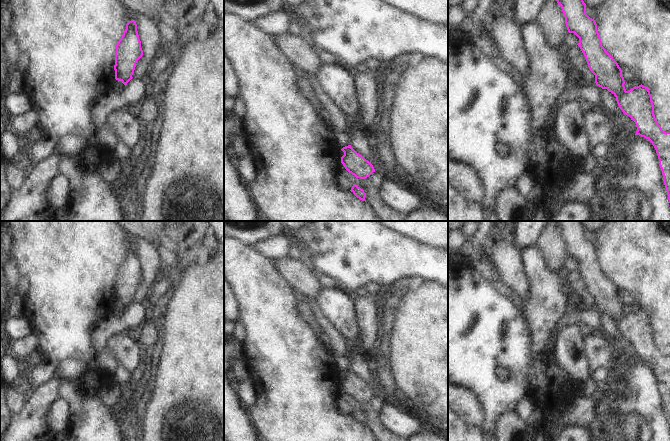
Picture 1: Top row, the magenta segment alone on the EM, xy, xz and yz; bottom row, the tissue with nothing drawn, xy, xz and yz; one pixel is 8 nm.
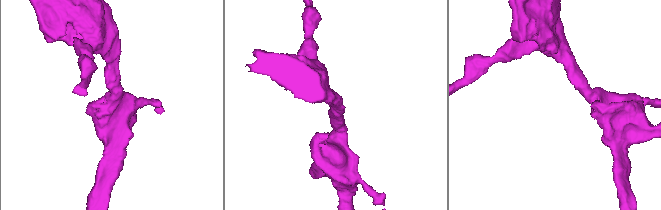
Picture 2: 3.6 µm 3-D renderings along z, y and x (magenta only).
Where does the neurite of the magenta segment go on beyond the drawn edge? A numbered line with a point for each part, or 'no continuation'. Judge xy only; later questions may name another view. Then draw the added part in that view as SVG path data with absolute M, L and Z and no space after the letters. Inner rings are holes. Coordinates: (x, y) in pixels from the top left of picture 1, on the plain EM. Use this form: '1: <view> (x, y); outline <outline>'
no continuation

